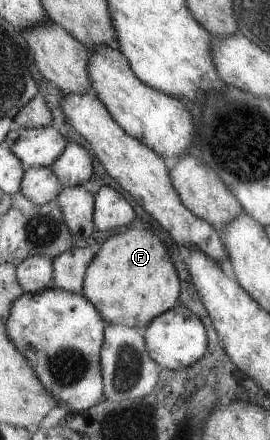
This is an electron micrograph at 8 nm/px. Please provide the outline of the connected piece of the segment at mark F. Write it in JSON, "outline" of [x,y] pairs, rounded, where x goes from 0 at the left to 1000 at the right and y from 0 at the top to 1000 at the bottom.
{"outline":[[[493,518],[422,532],[378,555],[326,605],[307,668],[370,705],[396,734],[537,750],[574,720],[663,691],[670,657],[656,609],[593,536]]]}

